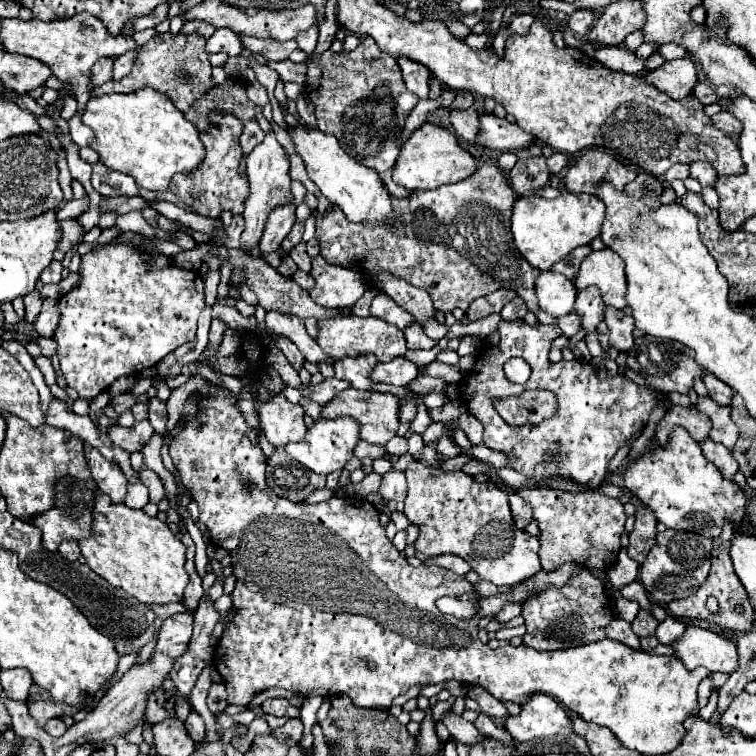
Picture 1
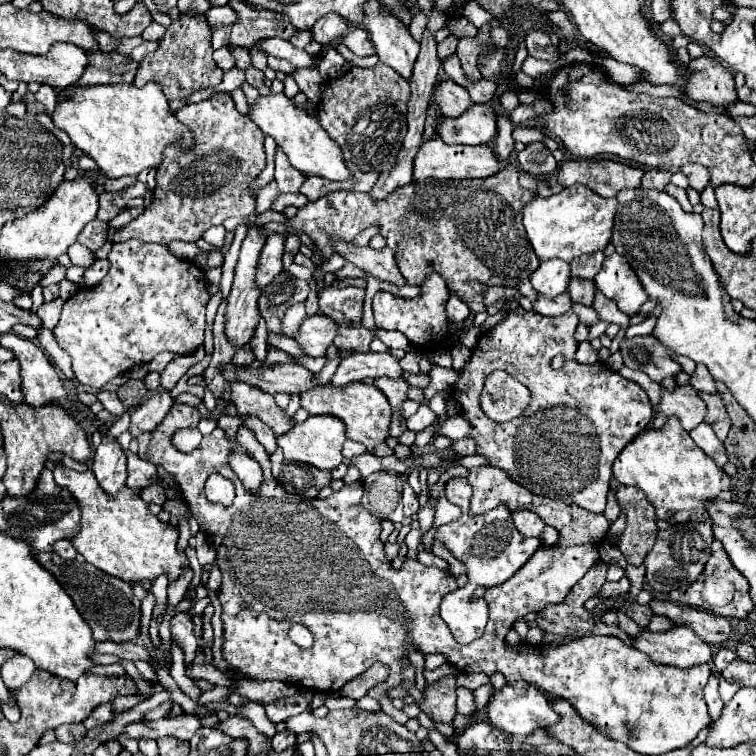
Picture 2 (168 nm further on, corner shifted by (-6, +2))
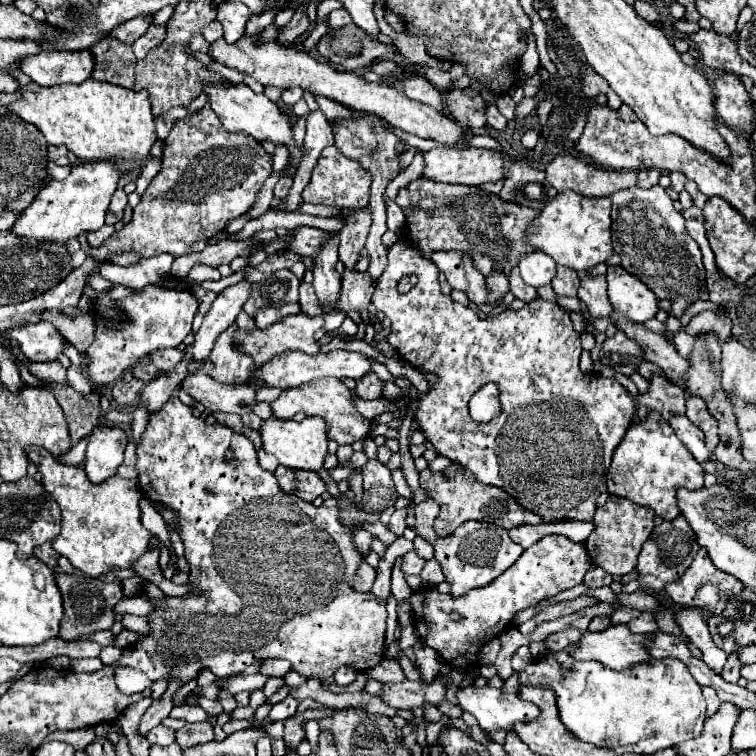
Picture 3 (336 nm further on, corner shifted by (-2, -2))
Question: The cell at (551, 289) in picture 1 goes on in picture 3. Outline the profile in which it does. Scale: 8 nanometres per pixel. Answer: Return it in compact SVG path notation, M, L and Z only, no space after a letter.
M532 252L522 256L518 268L524 282L534 288L550 284L556 276L556 262L550 256L544 256L542 252Z

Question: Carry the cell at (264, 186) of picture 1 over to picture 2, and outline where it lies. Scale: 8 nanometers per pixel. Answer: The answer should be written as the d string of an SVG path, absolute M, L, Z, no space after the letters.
M256 226L256 228L250 228L244 242L242 242L242 250L240 250L240 258L238 258L238 266L236 266L236 272L234 272L234 284L232 284L232 292L228 296L228 304L226 304L226 320L224 320L224 334L228 338L228 342L240 350L244 348L254 332L256 332L256 326L258 326L258 320L260 320L260 314L258 314L258 298L260 298L260 288L256 286L254 282L254 274L256 274L256 264L258 264L258 258L260 258L260 250L266 242L266 236L260 232L262 228Z

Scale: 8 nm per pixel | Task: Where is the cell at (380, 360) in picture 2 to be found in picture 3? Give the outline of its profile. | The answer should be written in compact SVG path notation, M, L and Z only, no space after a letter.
M300 350L288 352L288 354L280 354L276 358L272 358L270 362L260 366L260 374L264 374L264 380L268 382L268 386L278 386L278 388L298 388L302 384L310 384L314 380L320 378L354 378L360 380L362 376L366 376L368 372L372 372L372 364L376 360L358 352L348 352L348 350L334 350L328 354L304 354Z

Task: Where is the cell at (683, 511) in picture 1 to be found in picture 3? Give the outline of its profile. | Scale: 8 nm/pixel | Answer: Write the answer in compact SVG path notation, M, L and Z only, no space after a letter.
M648 414L646 422L634 422L628 428L628 434L614 450L606 484L610 494L648 506L664 520L674 520L682 514L676 504L678 488L704 488L704 470L676 434L672 434L670 424L660 414Z

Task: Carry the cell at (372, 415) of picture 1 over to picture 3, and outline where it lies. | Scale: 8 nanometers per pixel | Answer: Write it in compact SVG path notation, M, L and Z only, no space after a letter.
M324 378L324 382L312 382L308 386L300 386L300 388L290 388L284 390L280 394L278 400L274 400L272 412L282 418L282 420L290 420L294 414L304 412L306 416L320 416L326 420L328 426L328 436L332 440L336 440L338 444L352 444L356 440L362 440L368 436L370 432L370 420L366 420L364 416L360 416L356 412L354 406L354 392L346 388L346 384L342 380L334 380L334 378Z

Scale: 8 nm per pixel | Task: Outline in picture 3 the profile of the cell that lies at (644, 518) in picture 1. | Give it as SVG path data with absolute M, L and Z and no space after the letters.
M610 496L604 506L600 506L594 514L596 530L586 540L586 550L594 564L602 566L612 576L630 574L636 568L636 558L642 550L642 544L650 538L654 528L654 512L650 508L632 504L626 498Z

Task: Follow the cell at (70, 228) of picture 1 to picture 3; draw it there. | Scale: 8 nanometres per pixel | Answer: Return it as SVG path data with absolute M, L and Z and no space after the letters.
M102 226L100 230L88 234L86 238L88 238L88 244L90 244L92 248L98 248L98 246L100 246L108 236L112 236L112 234L114 234L114 228L112 228L112 226Z

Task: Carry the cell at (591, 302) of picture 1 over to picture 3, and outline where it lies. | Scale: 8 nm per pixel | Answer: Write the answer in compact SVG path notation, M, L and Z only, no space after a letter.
M558 266L556 278L552 280L552 288L558 296L576 296L578 288L580 288L580 278L574 270L570 270L566 266Z

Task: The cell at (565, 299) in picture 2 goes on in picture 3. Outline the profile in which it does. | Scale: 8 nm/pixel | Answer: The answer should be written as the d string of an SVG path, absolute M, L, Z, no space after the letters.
M514 268L514 270L512 270L512 274L508 276L508 280L510 280L512 294L514 294L518 300L522 300L522 302L532 302L532 300L536 300L536 298L538 298L536 288L528 286L528 284L526 284L526 282L520 278L518 268Z

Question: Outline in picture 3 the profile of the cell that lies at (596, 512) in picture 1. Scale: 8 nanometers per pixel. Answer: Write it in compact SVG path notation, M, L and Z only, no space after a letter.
M426 468L424 472L420 472L420 486L426 488L430 492L430 498L434 498L442 508L438 518L436 518L436 532L440 536L452 534L460 524L464 524L468 520L492 522L492 524L498 524L498 526L506 526L506 530L510 530L512 524L542 524L544 522L538 514L522 508L502 488L486 486L486 484L478 482L476 476L466 468L460 468L452 480L446 480L440 472L432 472L432 470Z

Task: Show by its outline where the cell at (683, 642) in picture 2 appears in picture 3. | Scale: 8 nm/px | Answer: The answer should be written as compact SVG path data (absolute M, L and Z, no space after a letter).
M626 624L610 626L604 632L584 632L576 642L576 660L596 660L612 670L626 670L644 662L650 662L652 656L646 650L648 636L636 636L628 630Z

